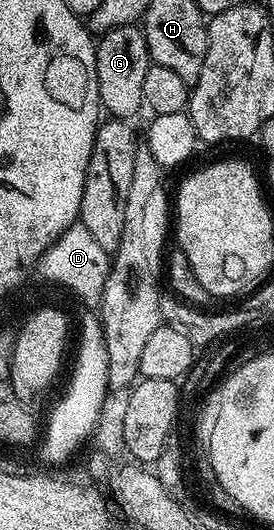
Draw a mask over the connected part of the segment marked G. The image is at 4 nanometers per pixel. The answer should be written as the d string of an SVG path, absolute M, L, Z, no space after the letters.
M135 24L117 26L102 33L95 46L97 66L97 90L102 111L108 117L130 121L144 107L143 91L145 74L152 66L152 58L147 49L142 27Z

